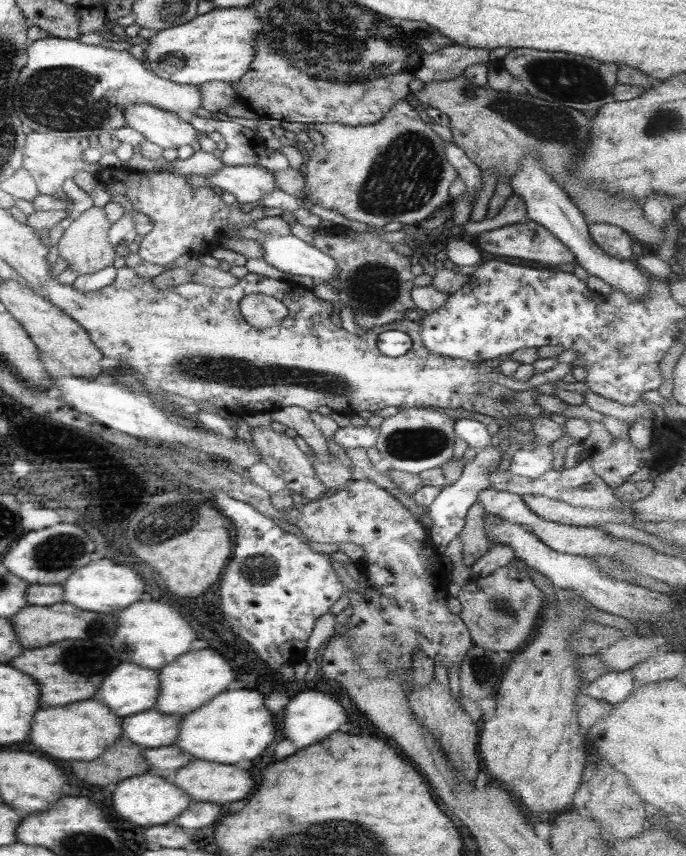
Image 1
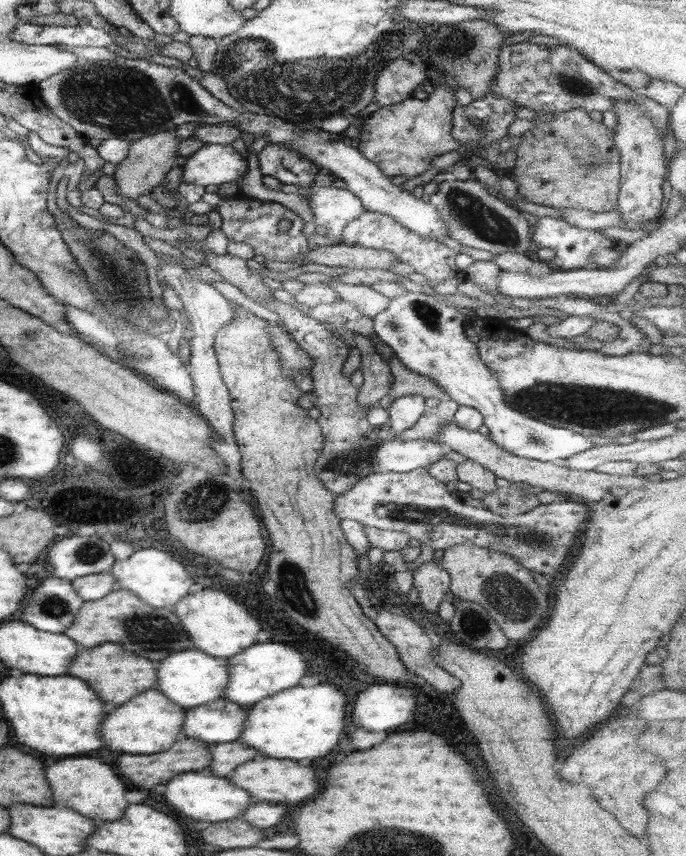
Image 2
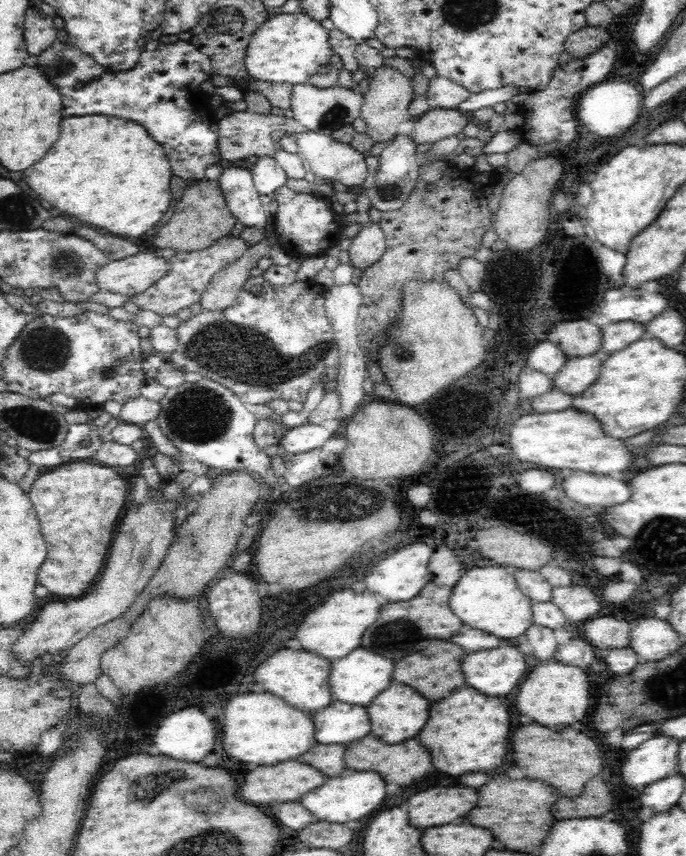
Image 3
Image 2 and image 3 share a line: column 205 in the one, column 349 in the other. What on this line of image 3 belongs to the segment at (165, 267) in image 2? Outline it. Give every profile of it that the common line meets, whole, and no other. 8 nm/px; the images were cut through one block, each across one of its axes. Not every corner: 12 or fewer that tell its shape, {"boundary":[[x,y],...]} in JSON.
{"boundary":[[330,287],[326,316],[339,346],[342,417],[364,402],[369,376],[355,335],[362,291]]}

